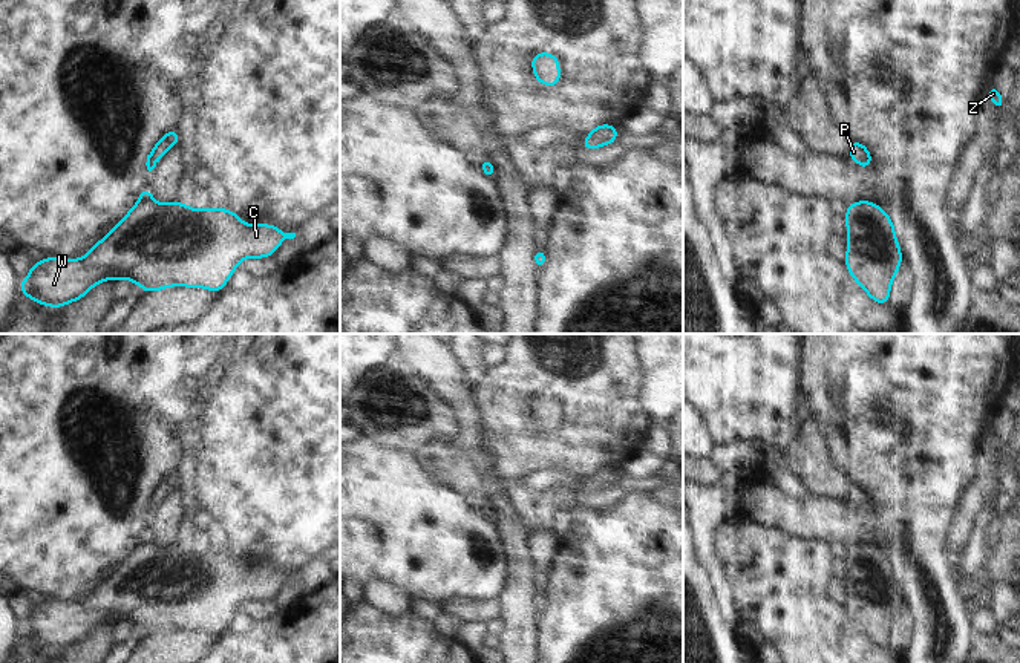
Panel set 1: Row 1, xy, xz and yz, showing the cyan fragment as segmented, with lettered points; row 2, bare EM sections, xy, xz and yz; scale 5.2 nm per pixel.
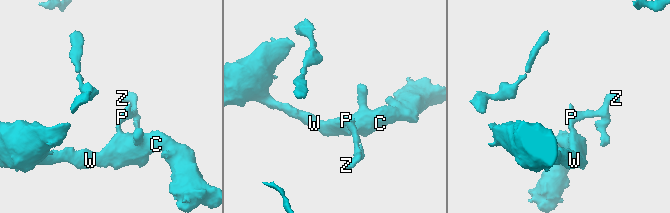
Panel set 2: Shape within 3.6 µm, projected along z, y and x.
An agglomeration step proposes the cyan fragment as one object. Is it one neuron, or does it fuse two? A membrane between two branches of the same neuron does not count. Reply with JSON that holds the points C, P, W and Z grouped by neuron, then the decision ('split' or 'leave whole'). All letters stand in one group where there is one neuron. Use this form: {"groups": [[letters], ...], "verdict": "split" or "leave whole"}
{"groups": [["C", "W"], ["P", "Z"]], "verdict": "split"}

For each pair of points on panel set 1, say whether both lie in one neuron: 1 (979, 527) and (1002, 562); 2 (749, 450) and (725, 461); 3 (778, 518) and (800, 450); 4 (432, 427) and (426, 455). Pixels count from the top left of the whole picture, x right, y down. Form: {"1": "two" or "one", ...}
{"1": "two", "2": "one", "3": "two", "4": "two"}

